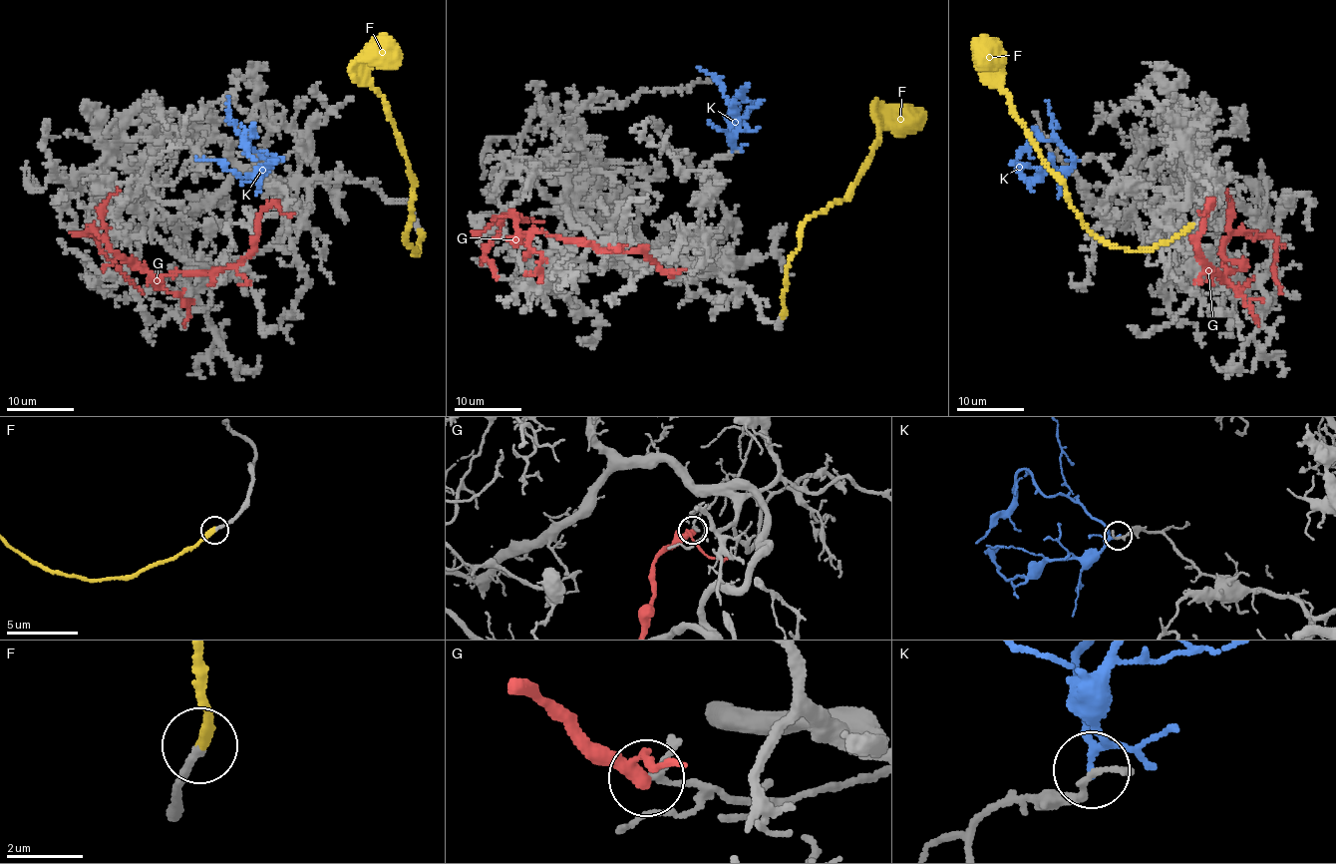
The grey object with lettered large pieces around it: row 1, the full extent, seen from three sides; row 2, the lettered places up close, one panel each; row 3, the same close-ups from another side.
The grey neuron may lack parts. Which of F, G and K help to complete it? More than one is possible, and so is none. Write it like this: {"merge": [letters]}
{"merge": ["F"]}

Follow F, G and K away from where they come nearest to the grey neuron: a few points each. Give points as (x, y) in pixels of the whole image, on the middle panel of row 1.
F: (783, 315), (791, 253), (799, 246), (802, 223), (844, 199), (880, 139), (877, 129), (902, 111), (925, 115)
G: (670, 273), (637, 250), (608, 250), (538, 230), (517, 236), (511, 211), (482, 256), (495, 278)
K: (732, 151), (739, 125), (732, 106), (715, 76), (698, 67)

